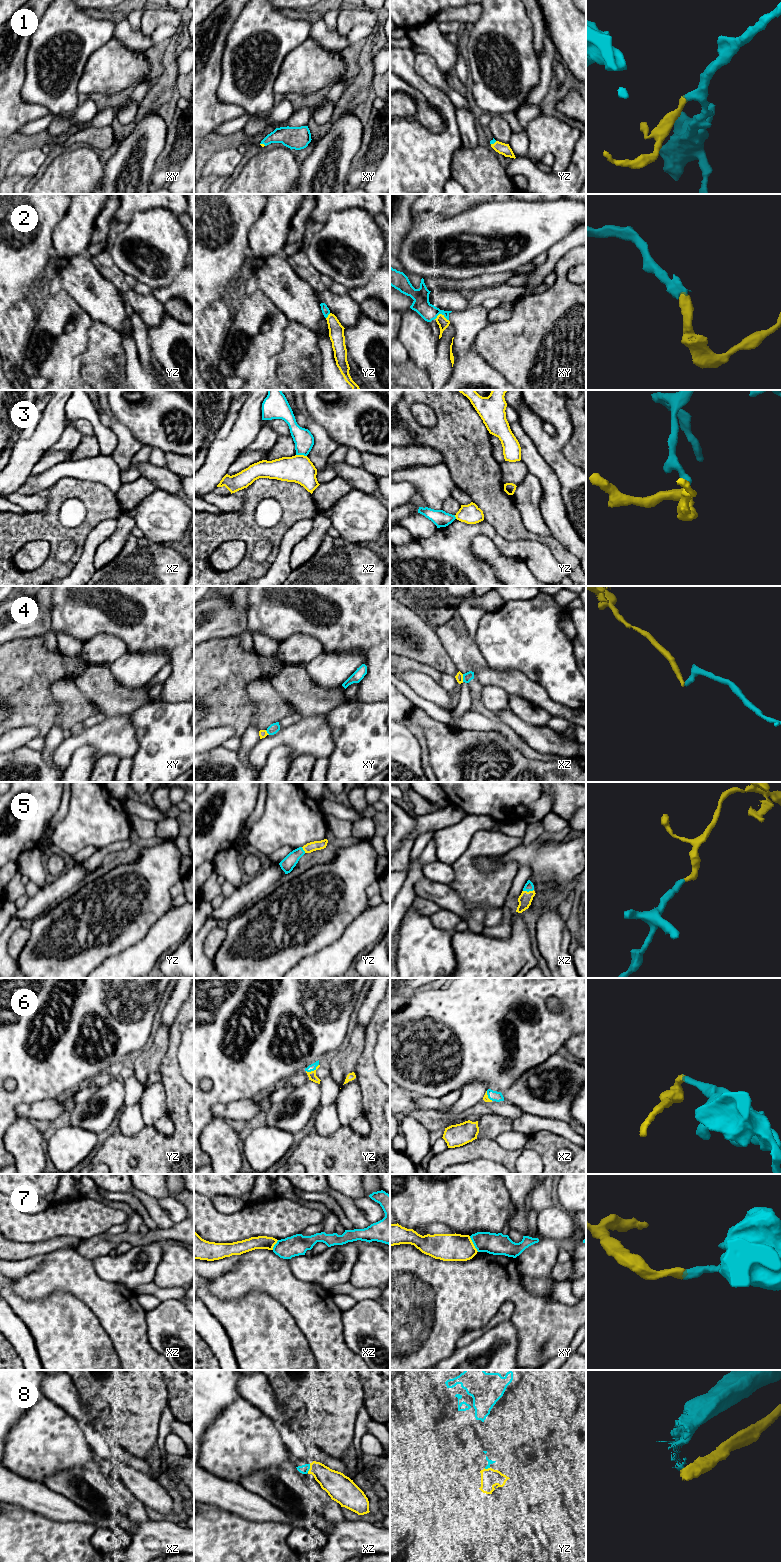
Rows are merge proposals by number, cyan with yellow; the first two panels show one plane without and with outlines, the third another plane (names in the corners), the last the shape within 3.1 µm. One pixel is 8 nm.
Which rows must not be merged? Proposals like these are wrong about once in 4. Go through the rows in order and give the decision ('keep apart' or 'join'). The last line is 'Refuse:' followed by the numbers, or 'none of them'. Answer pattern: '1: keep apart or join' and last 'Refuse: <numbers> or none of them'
1: join
2: join
3: keep apart
4: keep apart
5: join
6: join
7: keep apart
8: keep apart
Refuse: 3, 4, 7, 8

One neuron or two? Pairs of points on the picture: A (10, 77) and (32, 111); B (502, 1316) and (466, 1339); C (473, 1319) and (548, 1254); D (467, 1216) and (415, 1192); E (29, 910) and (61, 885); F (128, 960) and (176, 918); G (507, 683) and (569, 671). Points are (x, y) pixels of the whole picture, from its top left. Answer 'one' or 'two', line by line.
A: one
B: one
C: two
D: one
E: one
F: one
G: two

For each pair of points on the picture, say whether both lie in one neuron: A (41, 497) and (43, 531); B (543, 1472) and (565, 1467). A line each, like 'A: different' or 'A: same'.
A: different
B: different

